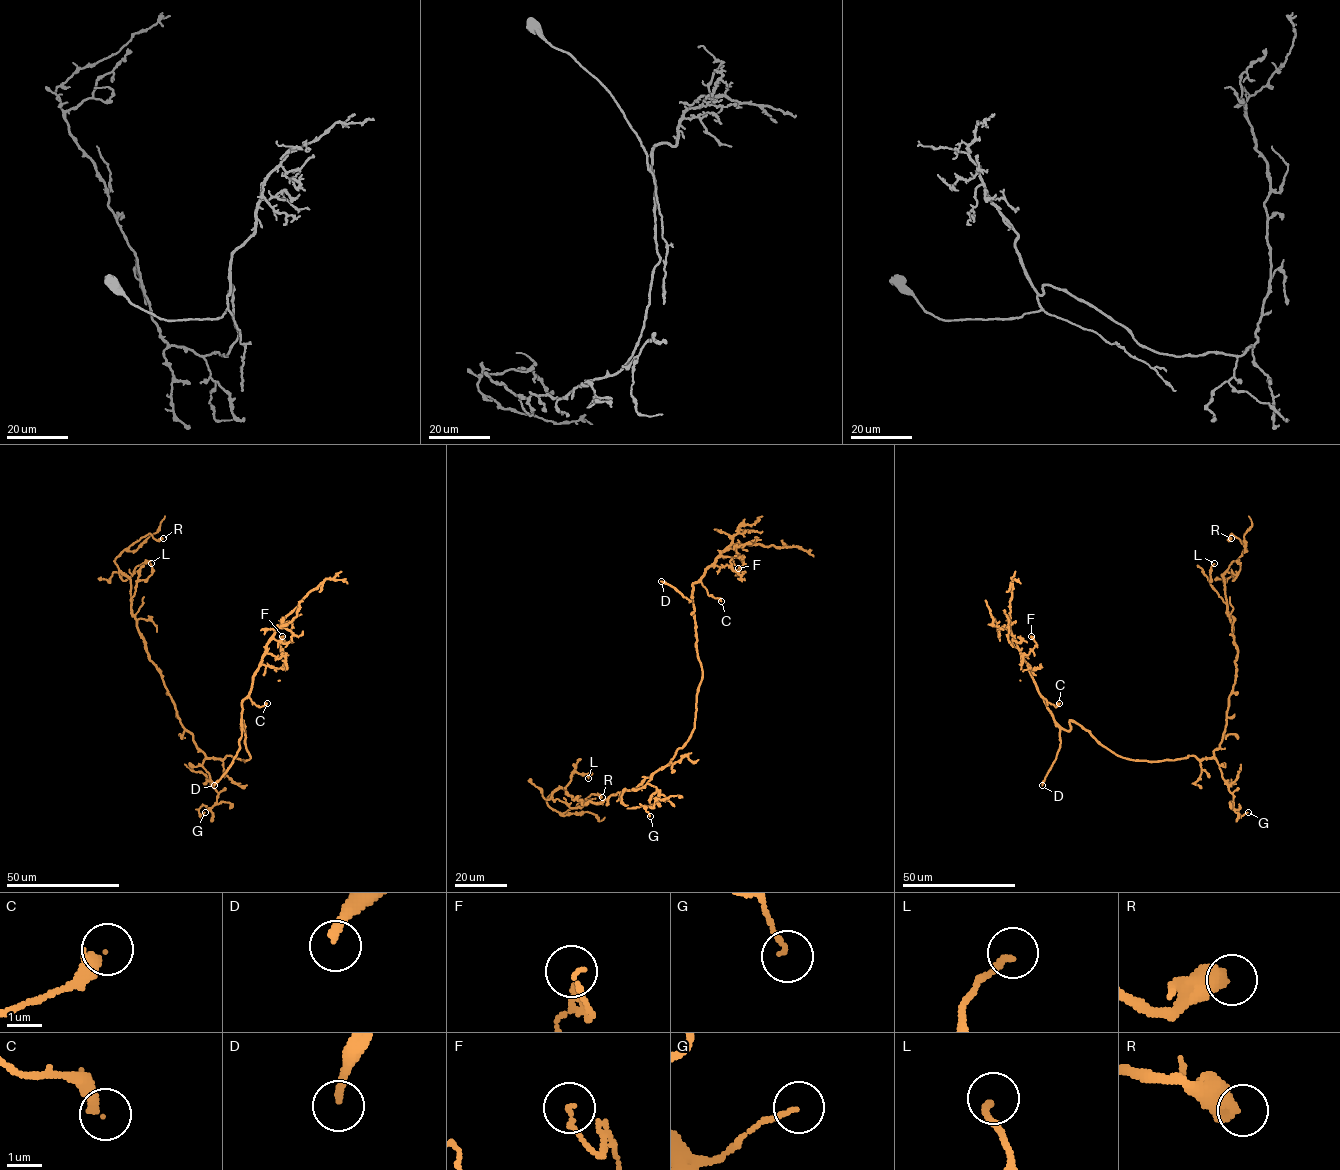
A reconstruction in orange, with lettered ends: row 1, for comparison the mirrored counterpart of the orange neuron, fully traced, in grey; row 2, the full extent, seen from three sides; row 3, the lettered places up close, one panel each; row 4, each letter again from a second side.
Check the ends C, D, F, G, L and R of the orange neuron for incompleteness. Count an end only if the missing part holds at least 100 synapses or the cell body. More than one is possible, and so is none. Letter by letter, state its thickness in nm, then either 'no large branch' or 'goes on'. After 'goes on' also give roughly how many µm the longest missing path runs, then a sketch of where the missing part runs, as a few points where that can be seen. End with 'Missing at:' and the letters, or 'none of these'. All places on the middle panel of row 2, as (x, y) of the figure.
C: 320 nm thick; no large branch
D: 240 nm thick; goes on; about 45 µm are missing; missing branch runs (661, 581), (647, 574), (637, 565), (596, 572), (590, 578)
F: 120 nm thick; no large branch
G: 130 nm thick; no large branch
L: 180 nm thick; no large branch
R: 550 nm thick; no large branch
Missing at: D

